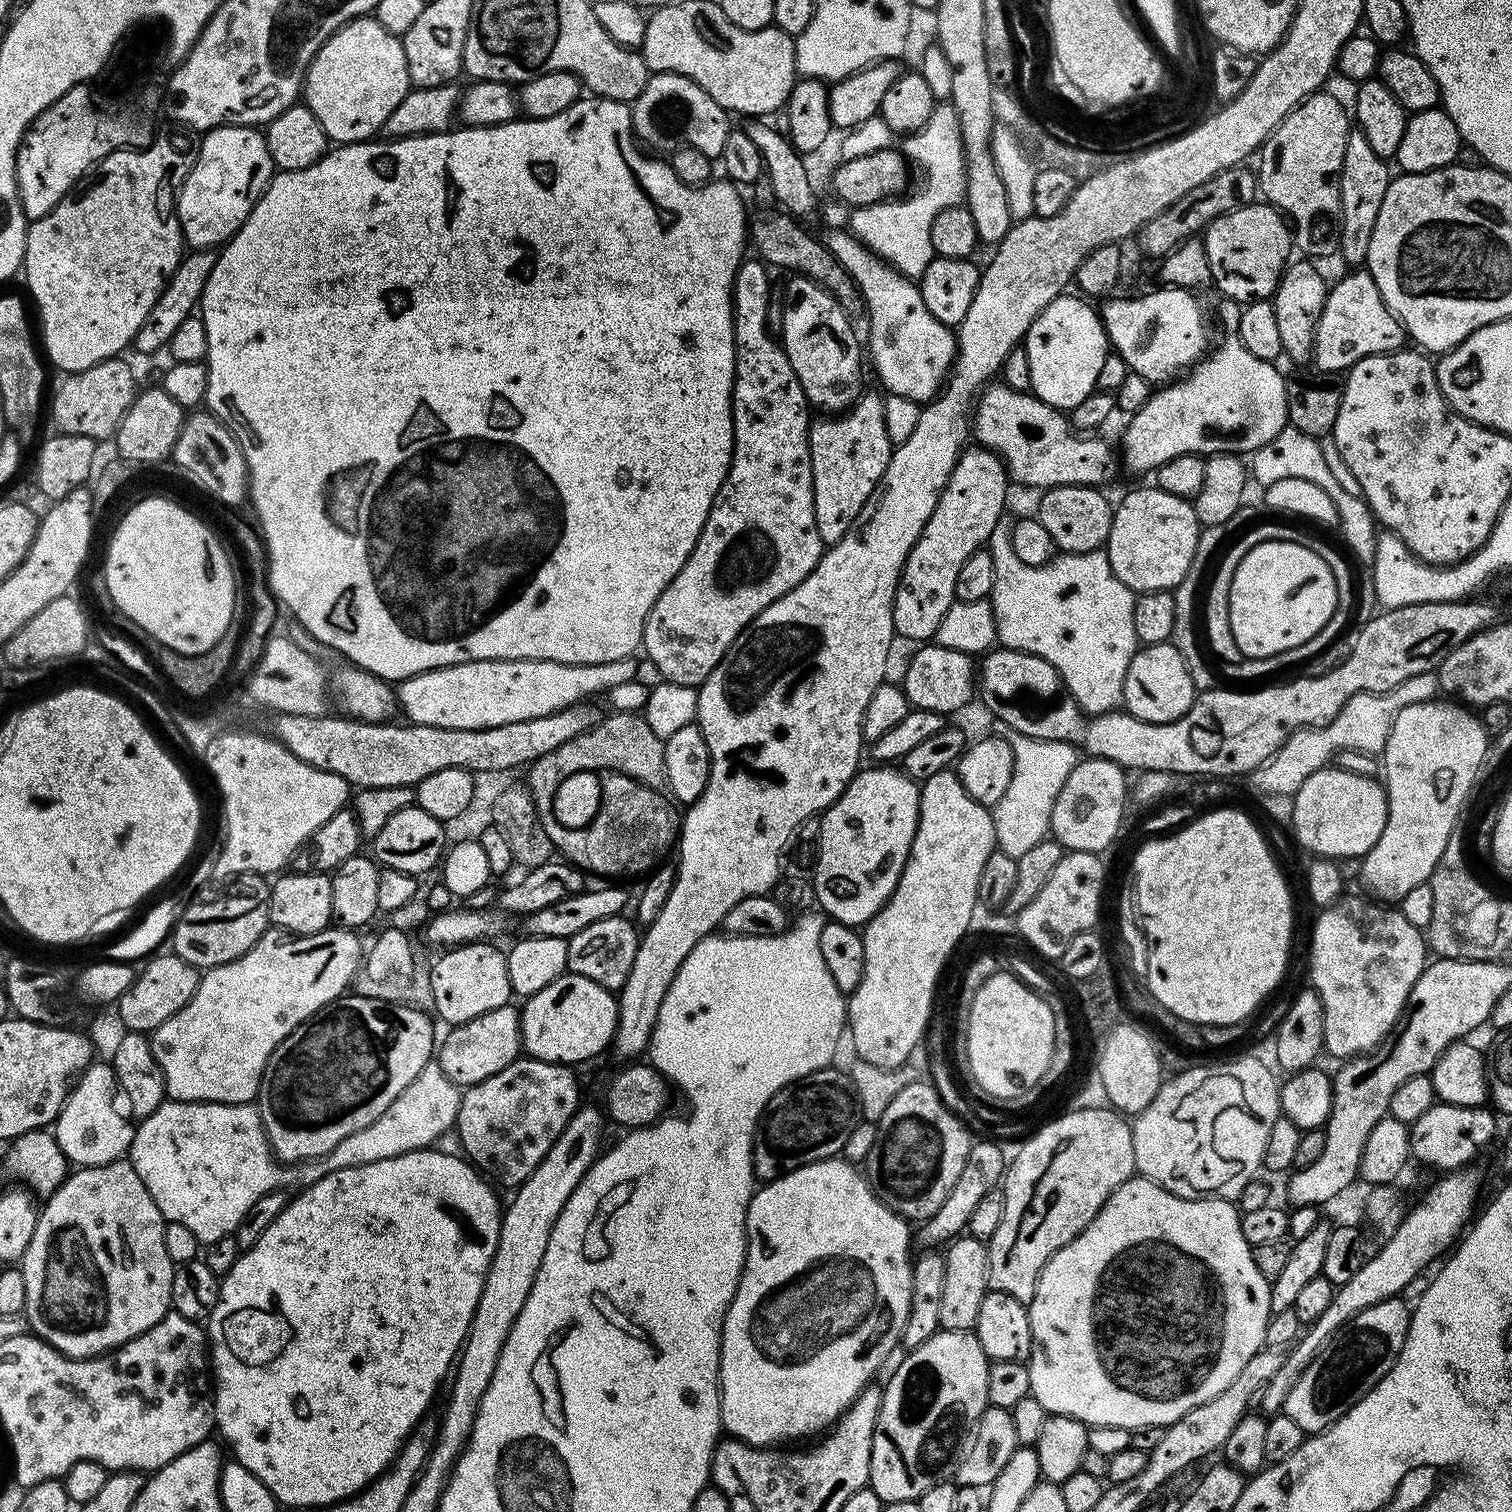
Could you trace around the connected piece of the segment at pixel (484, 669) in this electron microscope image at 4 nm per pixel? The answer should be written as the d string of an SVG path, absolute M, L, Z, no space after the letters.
M635 655L614 662L601 664L563 664L553 660L479 660L455 664L449 668L435 668L408 680L399 681L395 689L399 707L404 708L407 718L413 724L453 728L454 730L478 730L506 726L507 723L522 722L524 719L542 718L560 712L572 704L583 701L586 694L600 690L607 691L622 683L637 679Z

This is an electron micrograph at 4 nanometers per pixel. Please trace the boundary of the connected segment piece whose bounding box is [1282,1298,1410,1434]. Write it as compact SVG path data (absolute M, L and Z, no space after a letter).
M1395 1298L1378 1302L1333 1333L1294 1382L1284 1402L1283 1415L1294 1418L1305 1434L1325 1432L1363 1396L1370 1394L1370 1390L1374 1390L1374 1386L1378 1386L1378 1382L1394 1366L1406 1342L1410 1308L1402 1300Z

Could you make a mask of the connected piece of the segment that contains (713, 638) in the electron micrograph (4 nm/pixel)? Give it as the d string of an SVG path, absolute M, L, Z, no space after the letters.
M745 258L740 261L740 268L736 271L732 287L732 321L734 322L734 346L736 347L736 365L734 366L736 381L732 387L732 465L710 506L706 526L702 526L702 534L698 534L698 542L694 546L690 558L686 558L686 566L682 566L682 570L678 570L678 574L670 582L670 586L666 586L666 590L662 590L658 602L654 602L654 606L644 623L642 652L648 655L649 662L661 672L661 677L665 681L693 689L703 684L706 677L716 669L718 662L728 653L728 648L738 638L741 630L759 612L766 610L766 606L770 606L770 602L782 598L782 594L794 590L794 586L803 582L812 573L814 566L818 566L821 556L826 551L826 545L818 534L818 522L814 522L814 486L812 485L810 446L808 445L810 405L802 390L802 382L798 382L798 374L794 374L794 366L790 366L790 358L786 358L783 343L769 329L768 307L770 306L770 292L774 280L773 277L768 277L767 270L769 271L769 269L759 259L756 260Z

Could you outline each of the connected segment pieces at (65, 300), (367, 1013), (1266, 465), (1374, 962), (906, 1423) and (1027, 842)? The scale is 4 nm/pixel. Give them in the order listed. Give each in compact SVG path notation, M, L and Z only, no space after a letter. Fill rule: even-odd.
M159 138L153 139L150 145L143 150L133 150L131 147L122 147L116 151L109 153L107 157L101 160L100 163L96 164L90 172L78 184L76 184L74 190L72 190L68 195L62 197L61 201L54 206L52 212L46 214L42 218L31 221L28 225L28 237L24 243L24 262L22 265L22 276L28 279L28 288L32 291L32 296L36 299L36 304L40 307L40 324L44 327L44 348L43 351L46 353L48 351L48 356L52 359L52 364L56 368L61 368L61 373L71 374L73 372L81 372L82 370L90 370L90 366L94 366L98 362L103 360L110 360L121 355L120 352L124 347L131 345L136 339L138 330L141 326L147 322L150 310L154 306L154 302L158 302L158 298L162 294L162 290L168 285L168 279L174 274L174 270L179 266L182 257L185 255L186 245L184 243L184 235L180 232L180 223L176 217L176 202L174 199L174 184L172 188L172 144L168 140L159 140Z
M345 994L332 1004L319 1008L311 1018L300 1023L272 1051L264 1067L264 1077L260 1080L258 1107L264 1123L264 1133L268 1135L268 1144L272 1148L273 1156L288 1166L295 1166L309 1160L318 1160L321 1156L330 1154L330 1150L334 1150L334 1146L338 1146L338 1142L342 1142L342 1138L350 1138L350 1134L358 1134L358 1130L366 1130L366 1126L370 1126L370 1122L374 1122L374 1118L382 1118L382 1114L386 1114L390 1102L394 1102L394 1098L398 1098L398 1094L402 1094L402 1090L406 1090L406 1086L410 1086L410 1082L414 1082L414 1078L418 1078L418 1074L433 1059L432 1024L428 1020L430 1020L429 1013L421 1012L409 1003L388 1003L376 1000L374 997Z
M1291 426L1284 428L1278 434L1278 438L1270 438L1266 446L1262 446L1250 456L1250 476L1256 480L1260 486L1267 486L1274 482L1282 482L1282 478L1306 478L1306 482L1314 482L1314 486L1322 486L1326 494L1336 507L1336 518L1340 536L1348 543L1347 551L1357 556L1364 562L1371 561L1374 550L1376 549L1376 538L1378 535L1378 521L1368 509L1368 503L1363 496L1355 496L1342 486L1338 486L1338 478L1334 478L1330 466L1326 463L1326 458L1322 455L1320 440L1310 434L1302 434L1302 430ZM1252 460L1252 464L1251 464Z
M1348 896L1319 909L1320 917L1312 928L1312 982L1319 993L1325 1012L1323 1051L1339 1058L1367 1054L1379 1048L1396 1027L1408 1002L1408 995L1418 982L1430 956L1426 936L1421 929L1410 926L1399 907L1385 906L1360 896Z
M938 1330L926 1342L922 1342L917 1348L911 1349L907 1353L908 1357L897 1366L892 1372L892 1377L888 1380L888 1385L883 1385L882 1406L876 1419L876 1429L874 1430L874 1442L872 1443L872 1453L870 1454L870 1474L868 1475L868 1484L878 1494L878 1498L884 1504L893 1504L894 1502L906 1502L907 1500L919 1501L930 1486L934 1486L941 1479L940 1467L944 1464L944 1459L956 1448L956 1443L960 1440L960 1431L967 1426L968 1420L975 1422L979 1420L980 1415L989 1408L988 1391L986 1382L988 1381L988 1365L990 1363L986 1353L982 1350L982 1342L978 1342L975 1331L971 1332L950 1332L947 1330Z
M1005 724L999 725L998 735L1006 738L1006 742L1010 742L1010 750L1014 750L1014 774L1010 774L1010 786L1006 786L1006 794L1002 794L996 807L991 809L996 848L1007 855L1018 857L1026 854L1026 850L1033 846L1038 846L1038 842L1049 835L1062 774L1074 770L1078 752L1066 740L1030 738L1026 734L1018 734L1018 730Z

